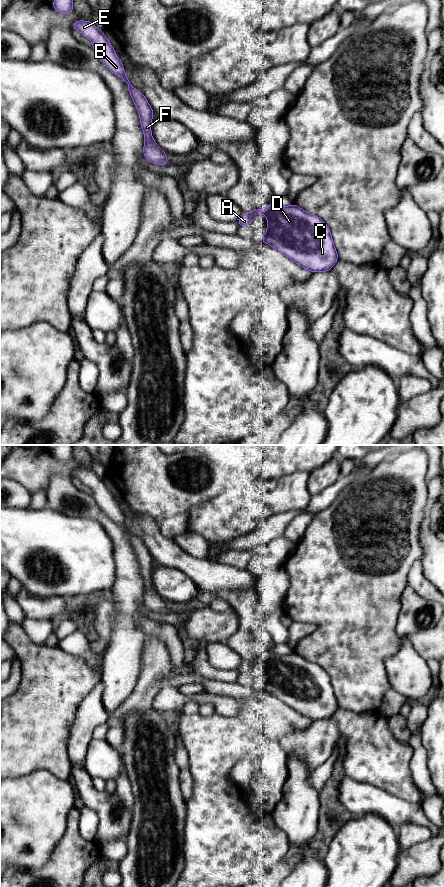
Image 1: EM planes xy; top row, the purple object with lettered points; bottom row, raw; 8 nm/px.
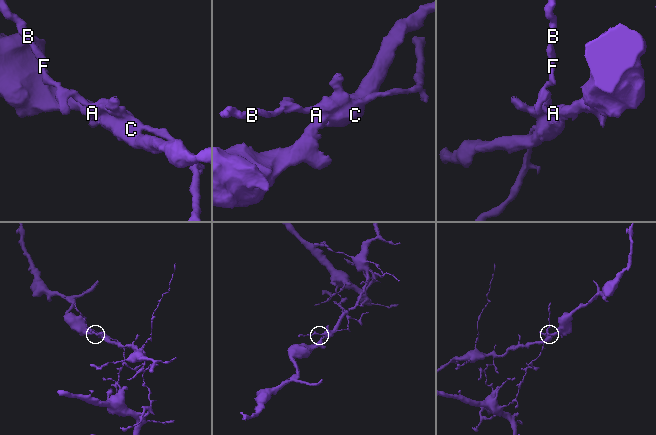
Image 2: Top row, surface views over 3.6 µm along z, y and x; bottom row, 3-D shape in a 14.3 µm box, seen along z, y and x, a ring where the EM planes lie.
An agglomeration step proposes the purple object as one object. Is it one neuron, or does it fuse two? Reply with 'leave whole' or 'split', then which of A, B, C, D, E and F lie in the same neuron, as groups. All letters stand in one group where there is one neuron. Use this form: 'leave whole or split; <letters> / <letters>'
split; A B E F / C D

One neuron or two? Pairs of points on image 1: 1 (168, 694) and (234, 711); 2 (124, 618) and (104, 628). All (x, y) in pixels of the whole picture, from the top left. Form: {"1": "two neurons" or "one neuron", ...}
{"1": "one neuron", "2": "two neurons"}

